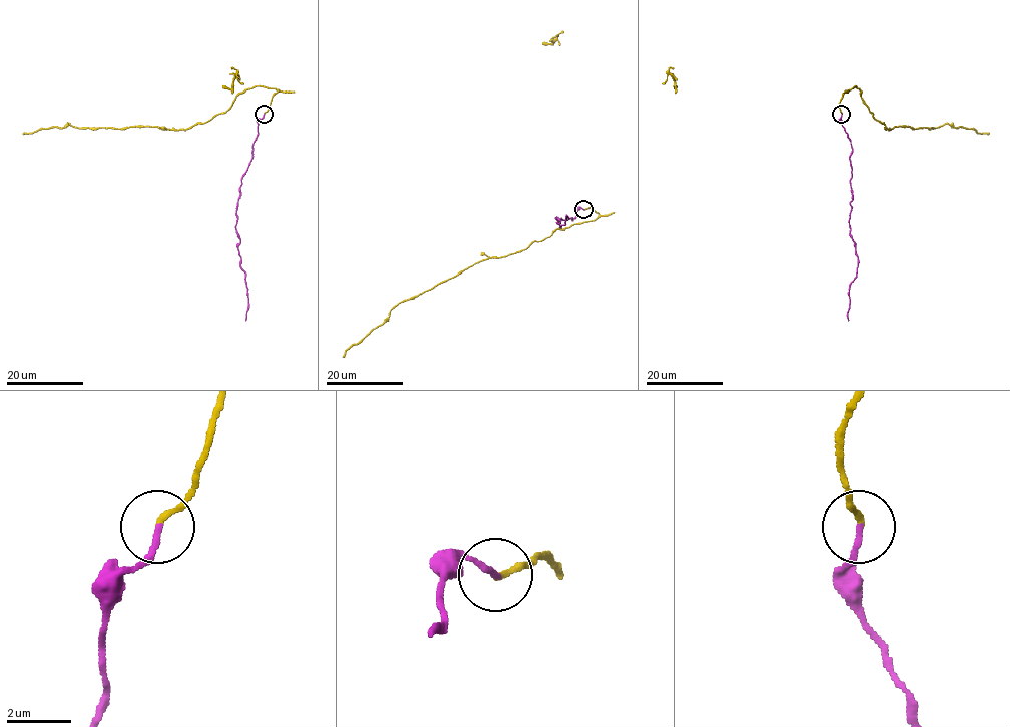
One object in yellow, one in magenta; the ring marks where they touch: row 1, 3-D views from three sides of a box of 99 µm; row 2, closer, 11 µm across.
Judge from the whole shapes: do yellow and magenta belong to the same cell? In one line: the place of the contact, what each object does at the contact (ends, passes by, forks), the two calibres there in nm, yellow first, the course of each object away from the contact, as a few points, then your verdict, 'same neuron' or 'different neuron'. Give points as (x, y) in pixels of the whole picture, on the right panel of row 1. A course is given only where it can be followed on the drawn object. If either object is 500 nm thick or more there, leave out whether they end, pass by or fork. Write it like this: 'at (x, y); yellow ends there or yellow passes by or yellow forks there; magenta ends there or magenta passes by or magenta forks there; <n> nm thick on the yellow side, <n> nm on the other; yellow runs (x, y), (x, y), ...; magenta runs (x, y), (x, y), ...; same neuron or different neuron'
at (841, 114); yellow ends there; magenta ends there; 170 nm thick on the yellow side, 180 nm on the other; yellow runs (842, 114), (840, 100), (855, 86), (873, 117), (889, 129), (948, 123), (989, 132); magenta runs (842, 114), (840, 122), (852, 149), (849, 160), (850, 237), (858, 257), (856, 278), (849, 288), (848, 320); same neuron

